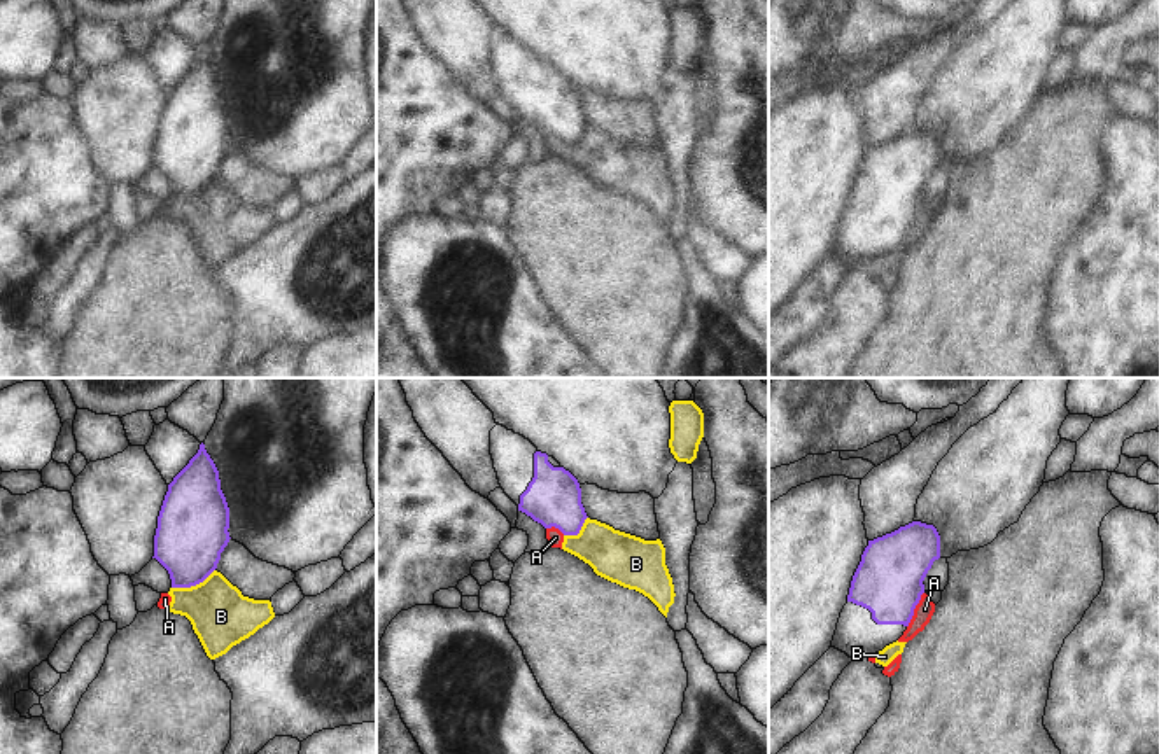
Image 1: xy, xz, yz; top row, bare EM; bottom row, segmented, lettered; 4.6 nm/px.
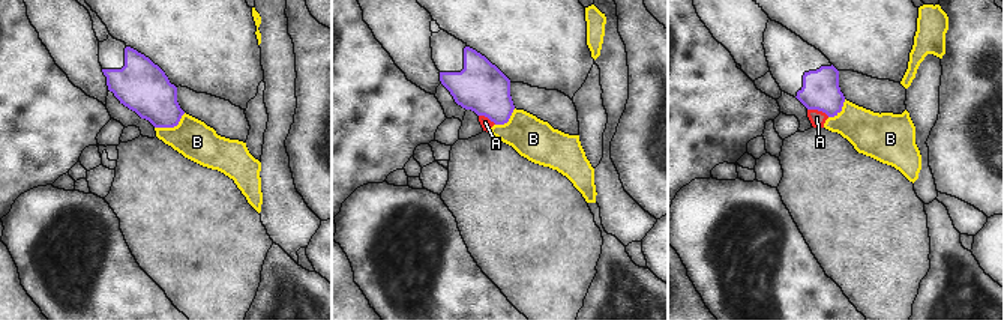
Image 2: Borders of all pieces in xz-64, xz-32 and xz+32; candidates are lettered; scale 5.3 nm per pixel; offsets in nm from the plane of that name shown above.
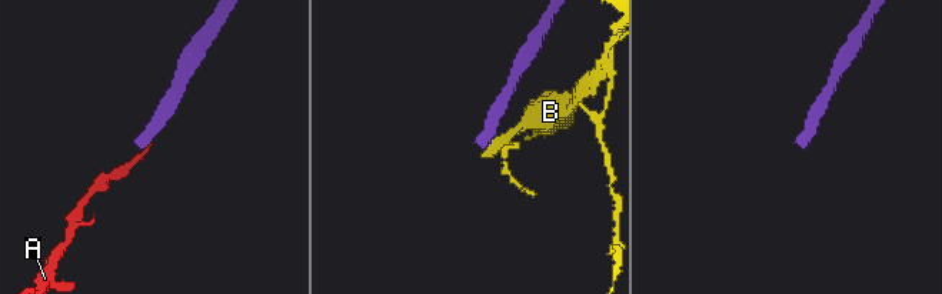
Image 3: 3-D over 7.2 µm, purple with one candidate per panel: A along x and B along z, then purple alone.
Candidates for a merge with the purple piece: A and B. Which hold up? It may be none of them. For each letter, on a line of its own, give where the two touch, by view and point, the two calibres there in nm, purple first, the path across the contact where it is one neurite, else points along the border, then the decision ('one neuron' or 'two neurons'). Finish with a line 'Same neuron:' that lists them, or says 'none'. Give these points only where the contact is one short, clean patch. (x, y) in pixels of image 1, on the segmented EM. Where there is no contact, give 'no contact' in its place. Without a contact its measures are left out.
A: yz (914, 607) | 320/90 nm | along yz (923, 592), (907, 627) | two neurons
B: xy (193, 585) | 320/280 nm | along xy (214, 569), (195, 585), (172, 588) | two neurons
Same neuron: none

